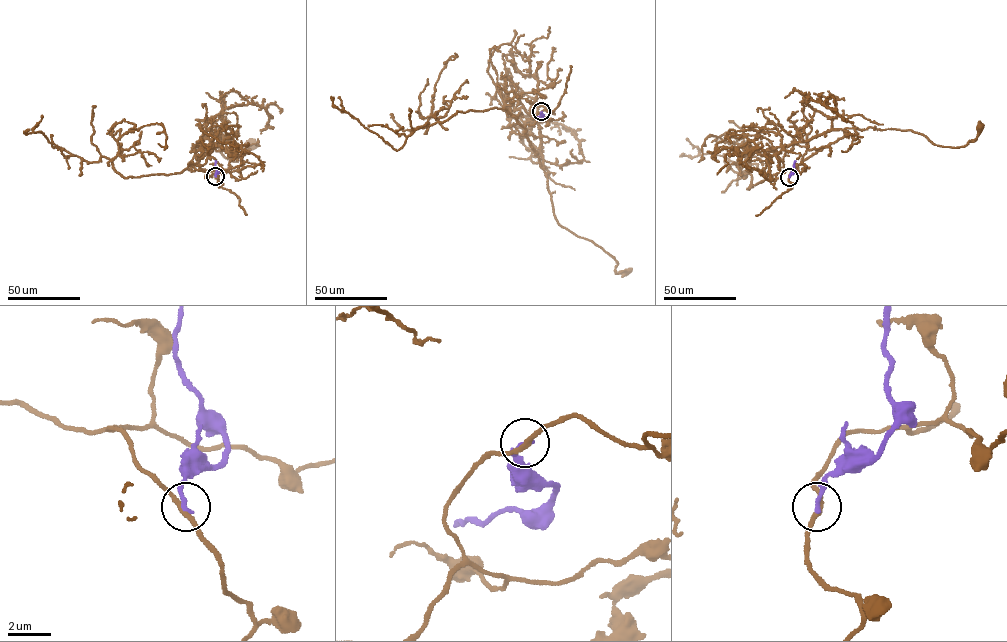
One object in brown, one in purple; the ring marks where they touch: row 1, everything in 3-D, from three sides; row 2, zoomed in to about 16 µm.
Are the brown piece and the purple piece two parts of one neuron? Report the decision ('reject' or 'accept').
reject

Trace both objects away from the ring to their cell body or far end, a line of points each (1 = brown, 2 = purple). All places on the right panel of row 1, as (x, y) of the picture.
1: (789, 177), (806, 159), (847, 136), (845, 129), (911, 130), (935, 145), (954, 148), (976, 139), (979, 127)
2: (789, 177), (794, 172), (795, 160)

